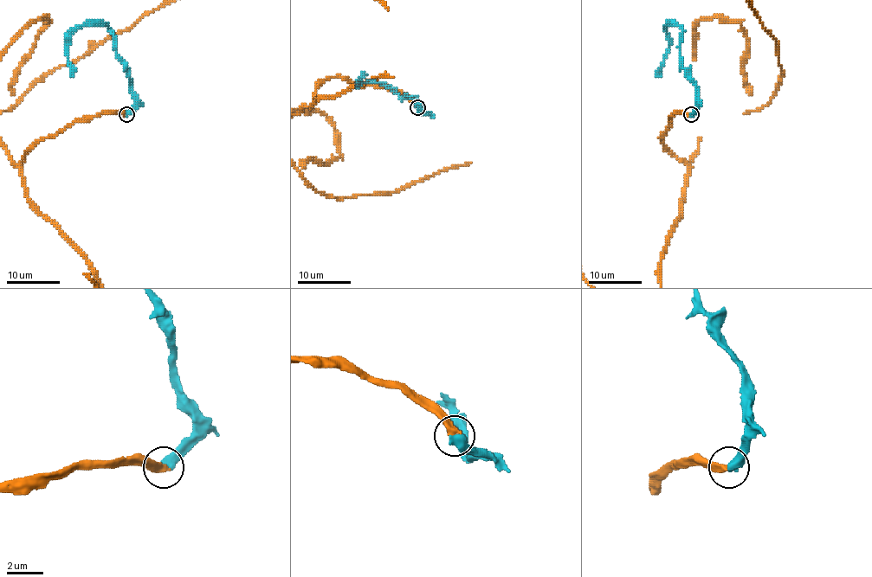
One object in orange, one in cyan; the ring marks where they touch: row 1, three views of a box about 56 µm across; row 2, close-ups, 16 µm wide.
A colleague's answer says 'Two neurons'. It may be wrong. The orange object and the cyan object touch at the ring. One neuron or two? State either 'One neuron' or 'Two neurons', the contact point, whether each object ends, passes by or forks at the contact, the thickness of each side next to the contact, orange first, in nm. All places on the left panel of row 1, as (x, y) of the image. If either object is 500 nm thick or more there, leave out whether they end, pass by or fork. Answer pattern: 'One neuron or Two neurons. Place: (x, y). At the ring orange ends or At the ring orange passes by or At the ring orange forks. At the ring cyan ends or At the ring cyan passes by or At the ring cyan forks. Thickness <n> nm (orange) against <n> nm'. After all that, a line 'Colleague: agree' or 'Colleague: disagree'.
One neuron. Place: (126, 114). Thickness 400 nm (orange) against 550 nm
Colleague: disagree

